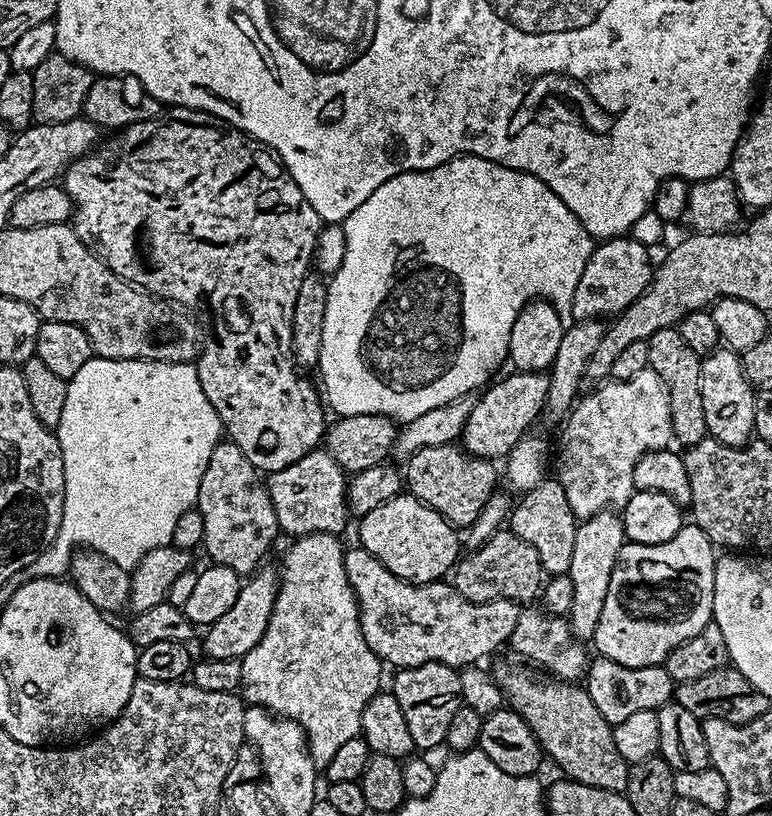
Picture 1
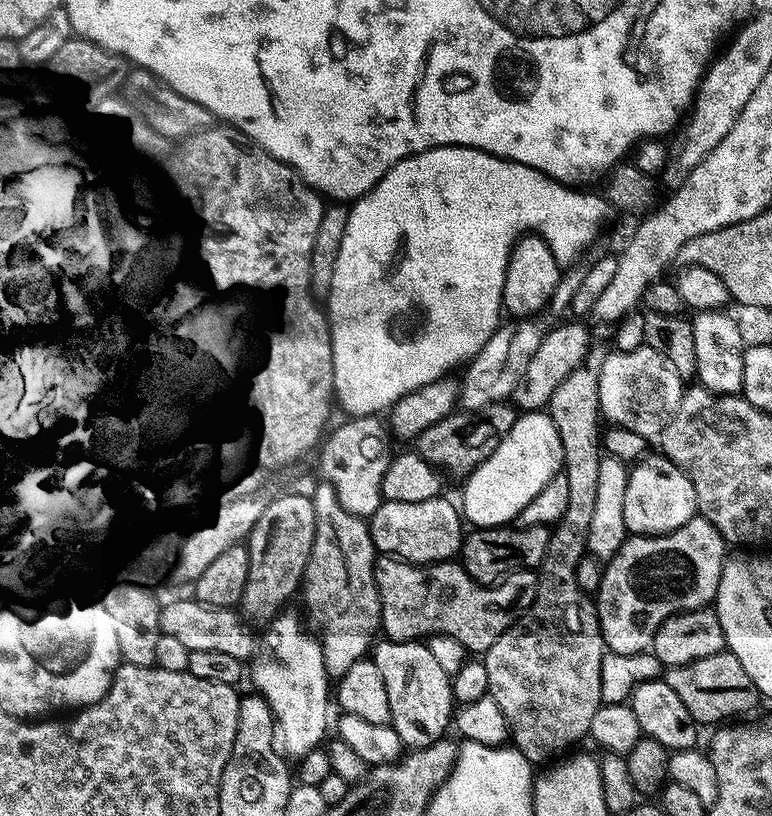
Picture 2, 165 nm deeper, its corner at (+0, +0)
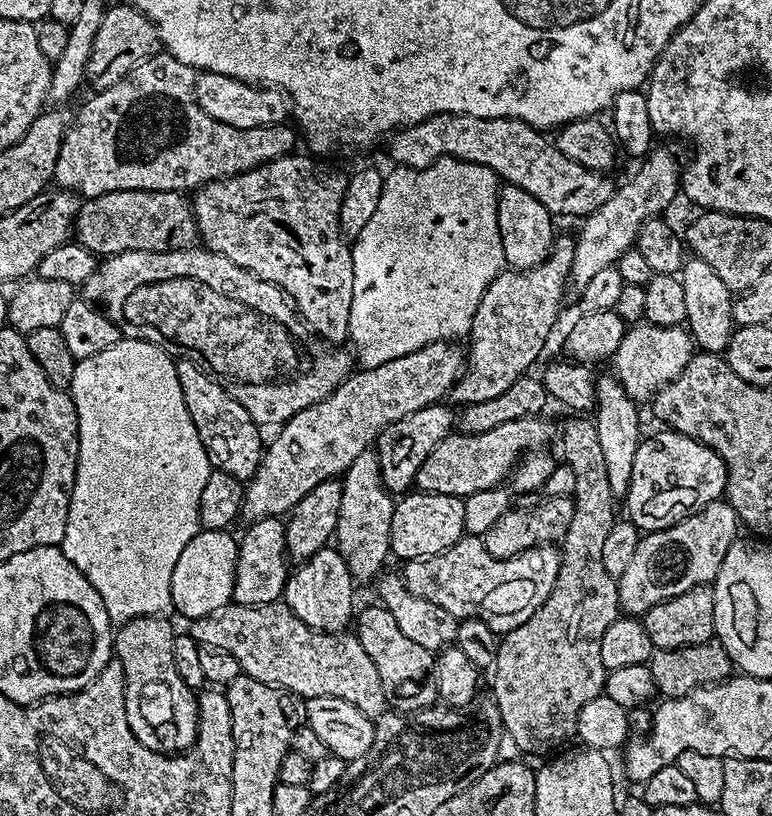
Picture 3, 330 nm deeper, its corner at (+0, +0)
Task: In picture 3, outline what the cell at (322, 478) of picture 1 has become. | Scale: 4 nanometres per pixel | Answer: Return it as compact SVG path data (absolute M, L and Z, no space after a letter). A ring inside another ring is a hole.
M447 403L431 404L390 426L380 432L376 439L374 451L380 459L380 473L385 488L393 494L404 494L416 483L418 466L426 462L430 450L442 442L442 438L453 435L454 425L457 423L457 413Z

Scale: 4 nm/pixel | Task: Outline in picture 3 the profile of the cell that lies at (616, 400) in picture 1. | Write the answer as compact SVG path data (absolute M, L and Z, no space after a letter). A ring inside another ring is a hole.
M641 322L625 331L622 346L618 346L612 355L610 367L630 399L637 402L651 401L661 388L682 374L693 354L694 341L687 327L671 328Z

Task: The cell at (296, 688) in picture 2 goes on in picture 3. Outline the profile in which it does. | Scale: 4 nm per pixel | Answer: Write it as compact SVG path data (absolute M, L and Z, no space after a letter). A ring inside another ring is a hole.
M326 546L297 568L299 568L297 572L295 569L288 577L282 597L283 603L304 625L317 632L345 631L353 619L356 608L356 605L354 606L356 584L339 549Z

